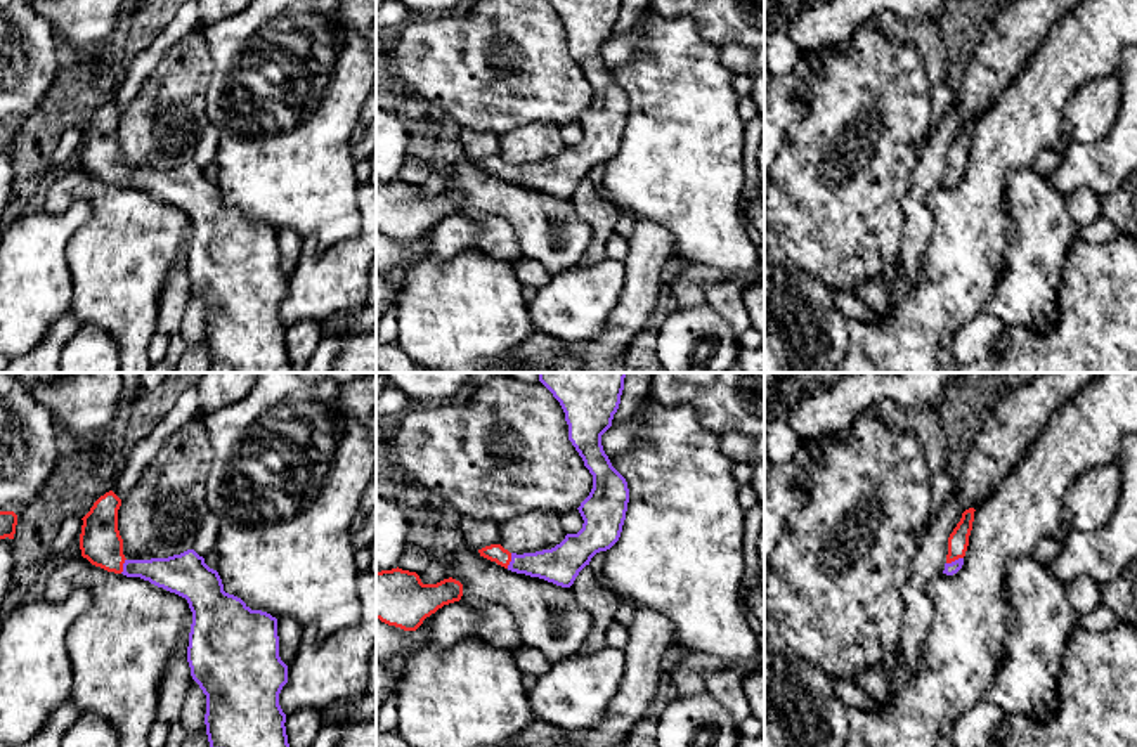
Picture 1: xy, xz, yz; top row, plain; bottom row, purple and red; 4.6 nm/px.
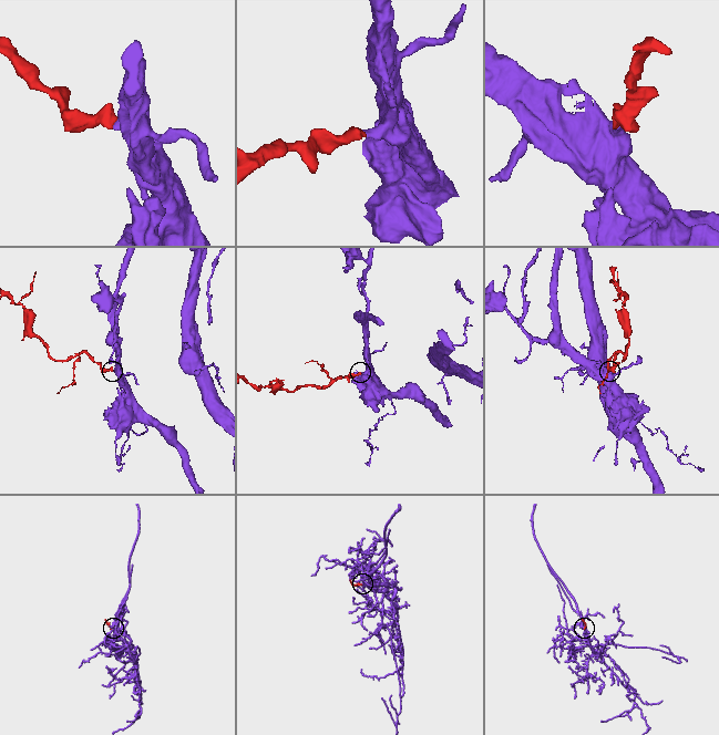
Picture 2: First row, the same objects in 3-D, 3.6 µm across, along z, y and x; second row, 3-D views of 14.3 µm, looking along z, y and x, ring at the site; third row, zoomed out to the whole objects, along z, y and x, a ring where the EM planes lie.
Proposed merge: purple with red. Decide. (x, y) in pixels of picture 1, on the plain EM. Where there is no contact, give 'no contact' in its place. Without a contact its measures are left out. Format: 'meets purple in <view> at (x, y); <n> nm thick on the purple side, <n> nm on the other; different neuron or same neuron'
meets purple in yz at (955, 172); 60 nm thick on the purple side, 100 nm on the other; same neuron

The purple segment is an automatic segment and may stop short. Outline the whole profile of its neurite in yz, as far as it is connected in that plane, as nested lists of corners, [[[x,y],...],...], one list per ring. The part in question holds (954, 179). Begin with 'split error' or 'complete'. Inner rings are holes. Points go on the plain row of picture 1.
split error; [[[969,120],[962,125],[960,133],[948,149],[948,166],[943,185],[953,187],[964,177],[964,168],[969,158],[969,147],[974,133],[974,120]]]

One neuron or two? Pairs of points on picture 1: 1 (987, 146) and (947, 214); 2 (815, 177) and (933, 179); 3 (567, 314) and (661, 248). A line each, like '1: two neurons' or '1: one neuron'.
1: one neuron
2: two neurons
3: two neurons

